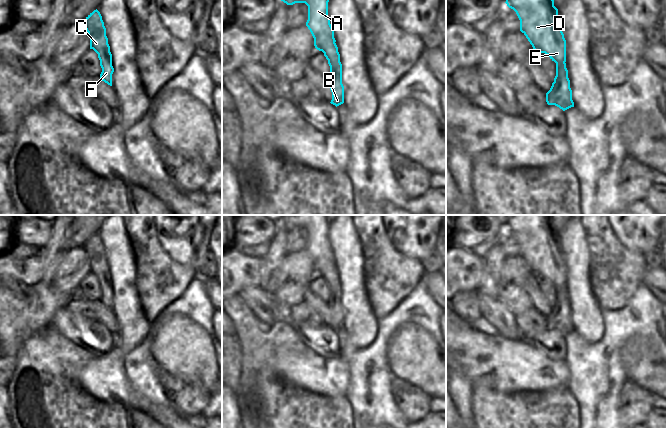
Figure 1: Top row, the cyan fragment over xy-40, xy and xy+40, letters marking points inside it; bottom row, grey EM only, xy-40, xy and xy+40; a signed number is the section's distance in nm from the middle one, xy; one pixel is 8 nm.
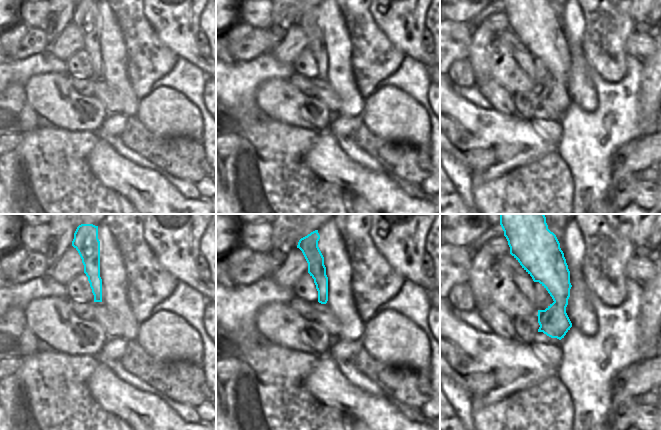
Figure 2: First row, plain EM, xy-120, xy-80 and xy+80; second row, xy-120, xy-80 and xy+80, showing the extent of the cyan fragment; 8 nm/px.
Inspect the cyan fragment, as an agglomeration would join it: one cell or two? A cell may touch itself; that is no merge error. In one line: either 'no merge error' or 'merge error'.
merge error

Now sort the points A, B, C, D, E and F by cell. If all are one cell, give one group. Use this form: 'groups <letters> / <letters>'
groups A D E / B C F

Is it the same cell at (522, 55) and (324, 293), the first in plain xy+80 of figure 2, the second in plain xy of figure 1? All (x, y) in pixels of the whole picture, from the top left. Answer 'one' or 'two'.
two

